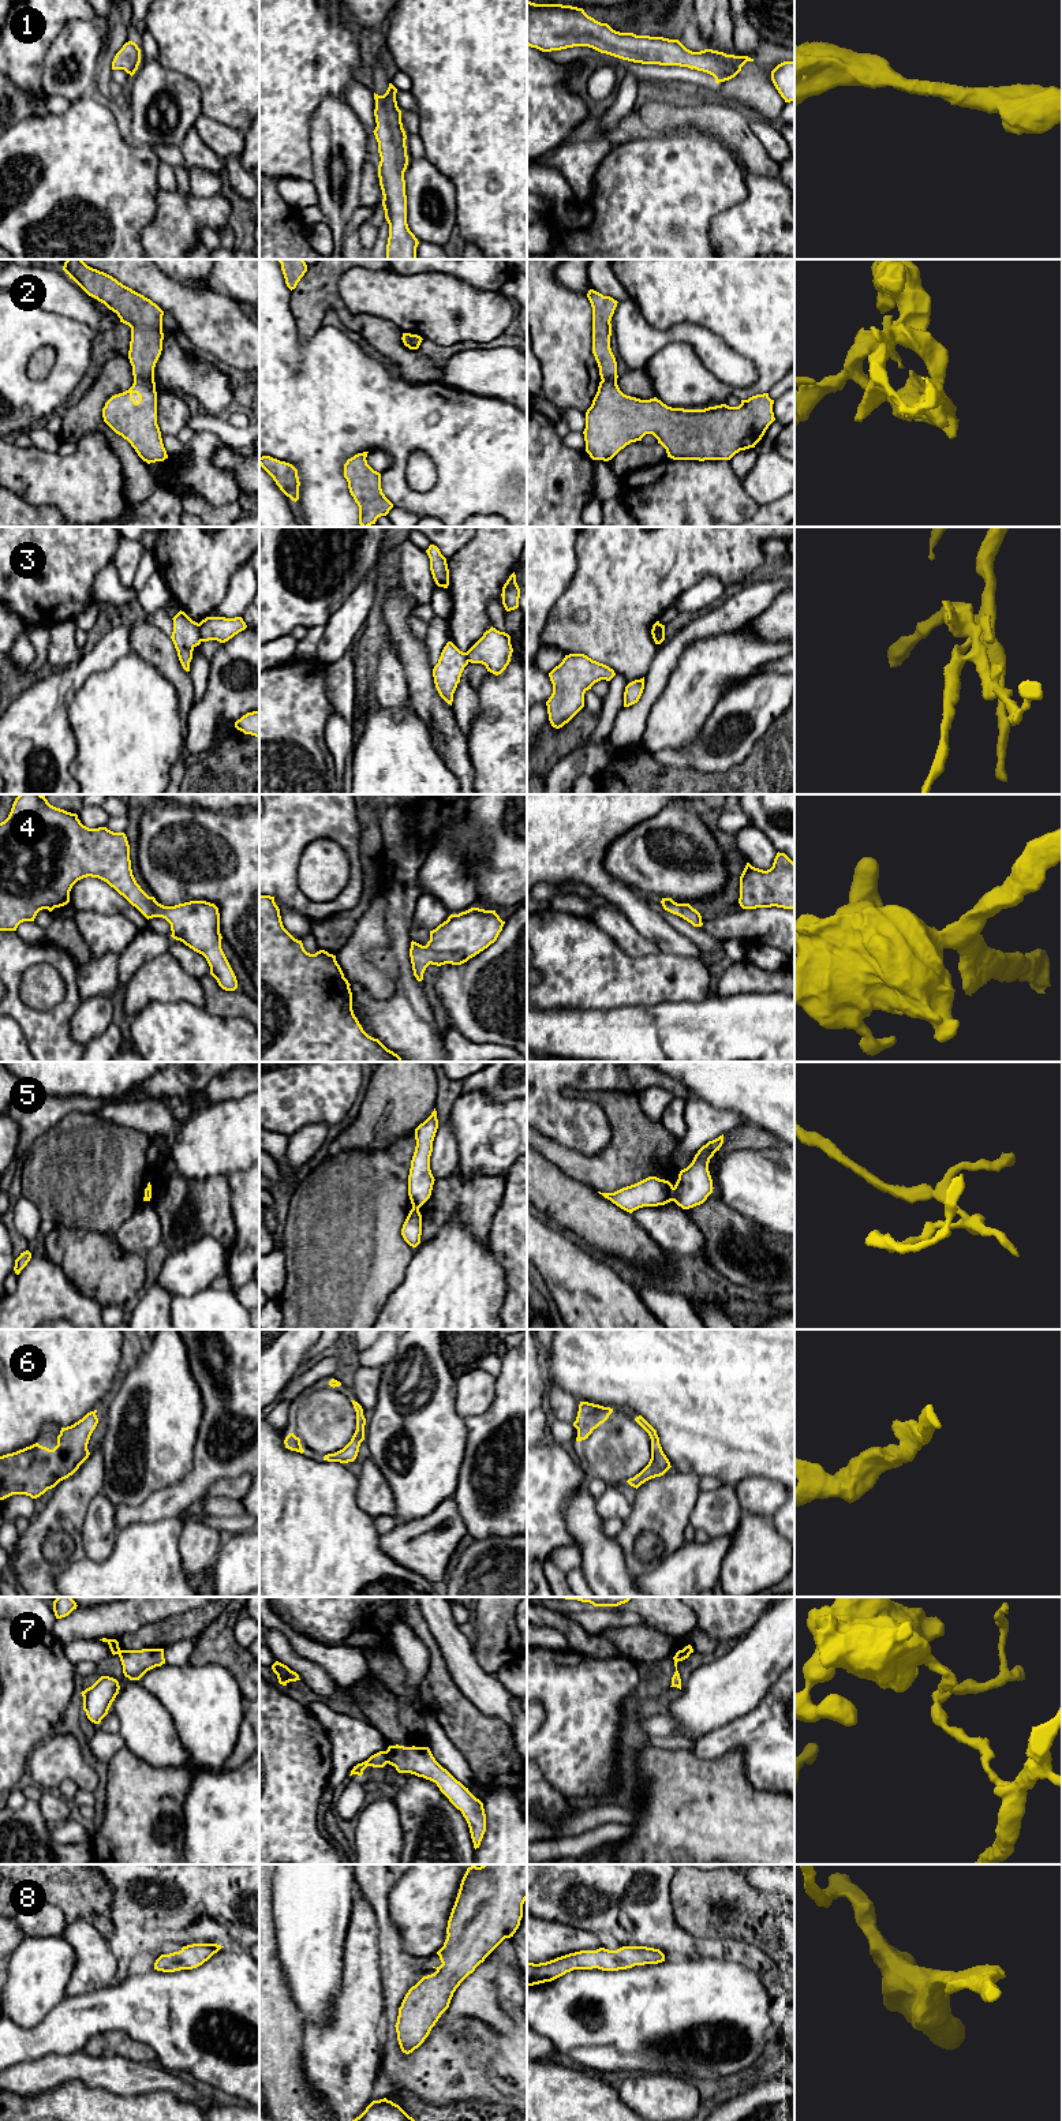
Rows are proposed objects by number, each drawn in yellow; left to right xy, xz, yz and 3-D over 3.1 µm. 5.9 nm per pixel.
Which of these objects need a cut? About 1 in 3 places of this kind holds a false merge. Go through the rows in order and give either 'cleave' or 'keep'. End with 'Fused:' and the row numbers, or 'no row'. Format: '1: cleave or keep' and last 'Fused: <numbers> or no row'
1: keep
2: keep
3: cleave
4: keep
5: cleave
6: keep
7: cleave
8: keep
Fused: 3, 5, 7

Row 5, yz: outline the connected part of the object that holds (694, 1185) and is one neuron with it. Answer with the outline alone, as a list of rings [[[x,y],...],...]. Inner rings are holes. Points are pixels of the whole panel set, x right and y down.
[[[723,1134],[708,1141],[695,1155],[692,1163],[680,1171],[673,1187],[673,1200],[683,1209],[703,1204],[713,1193],[713,1179],[708,1171],[710,1159],[723,1144]]]

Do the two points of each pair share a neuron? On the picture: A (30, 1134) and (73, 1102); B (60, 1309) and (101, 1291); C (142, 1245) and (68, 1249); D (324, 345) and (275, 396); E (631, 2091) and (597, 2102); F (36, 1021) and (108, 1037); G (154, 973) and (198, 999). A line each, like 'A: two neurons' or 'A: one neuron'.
A: one neuron
B: two neurons
C: two neurons
D: one neuron
E: two neurons
F: two neurons
G: one neuron

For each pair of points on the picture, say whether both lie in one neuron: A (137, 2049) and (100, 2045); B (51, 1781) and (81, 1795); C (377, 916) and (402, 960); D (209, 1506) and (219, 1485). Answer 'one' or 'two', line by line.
A: one
B: two
C: two
D: two

